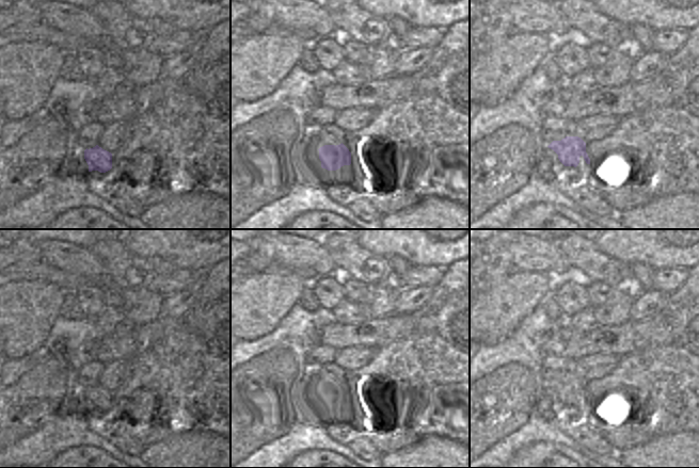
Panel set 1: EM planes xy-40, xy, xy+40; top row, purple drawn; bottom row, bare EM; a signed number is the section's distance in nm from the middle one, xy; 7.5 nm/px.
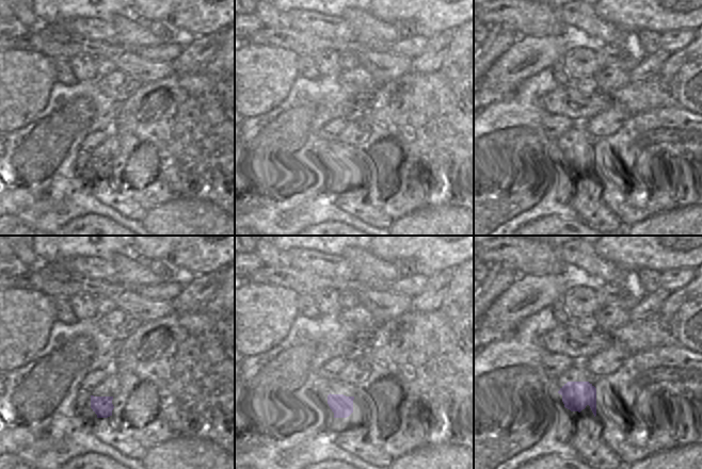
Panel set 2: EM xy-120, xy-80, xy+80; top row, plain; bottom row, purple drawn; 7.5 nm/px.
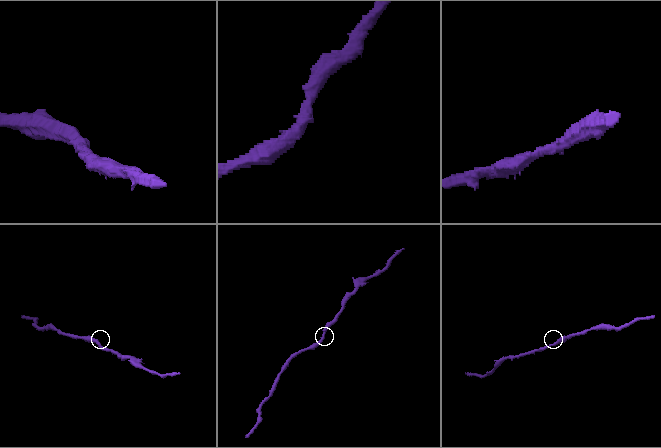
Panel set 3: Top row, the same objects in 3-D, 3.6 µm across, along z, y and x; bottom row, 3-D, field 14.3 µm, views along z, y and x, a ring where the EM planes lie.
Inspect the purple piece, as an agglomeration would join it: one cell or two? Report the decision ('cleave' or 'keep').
keep

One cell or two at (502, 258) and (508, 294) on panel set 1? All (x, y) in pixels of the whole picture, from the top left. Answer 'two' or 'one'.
two

